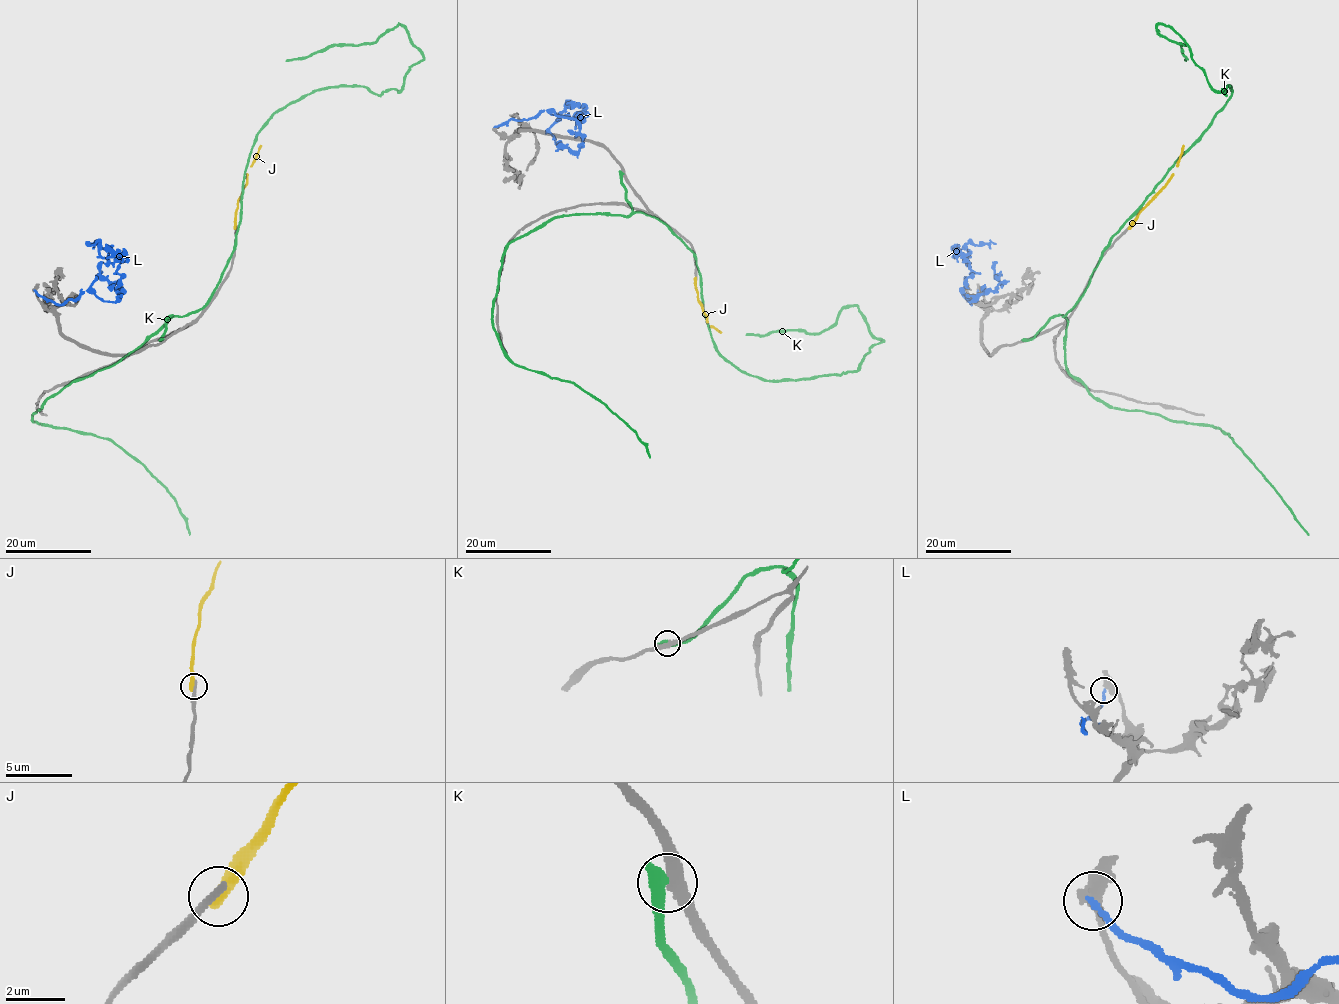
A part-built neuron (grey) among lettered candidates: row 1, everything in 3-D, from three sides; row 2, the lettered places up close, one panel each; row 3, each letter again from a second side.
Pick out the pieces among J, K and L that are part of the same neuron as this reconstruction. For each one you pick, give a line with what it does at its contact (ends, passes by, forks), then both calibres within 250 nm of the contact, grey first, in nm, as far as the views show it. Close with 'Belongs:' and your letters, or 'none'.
Belongs: none

